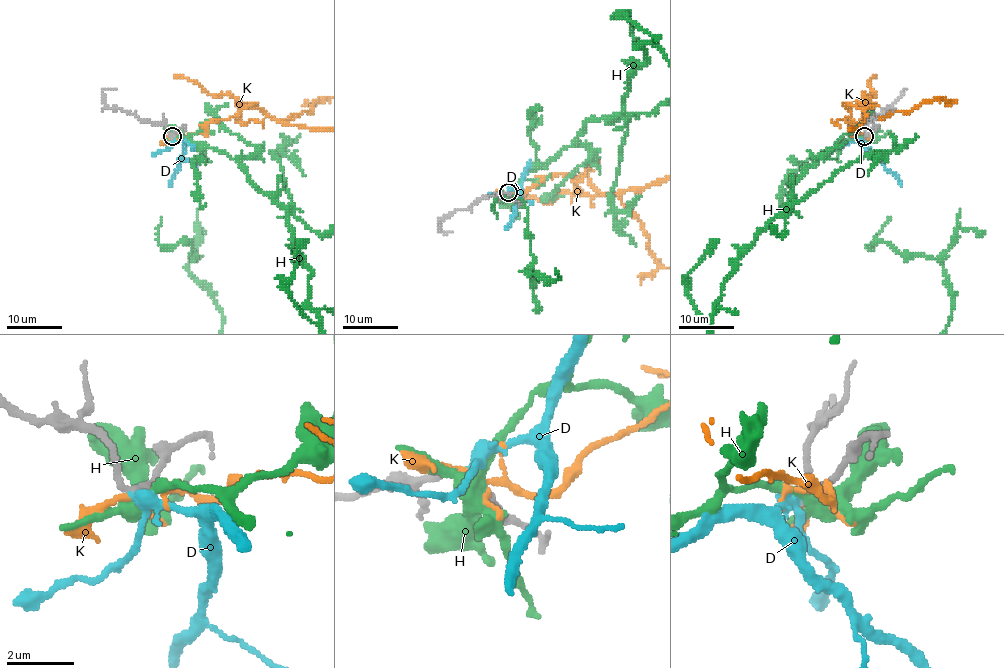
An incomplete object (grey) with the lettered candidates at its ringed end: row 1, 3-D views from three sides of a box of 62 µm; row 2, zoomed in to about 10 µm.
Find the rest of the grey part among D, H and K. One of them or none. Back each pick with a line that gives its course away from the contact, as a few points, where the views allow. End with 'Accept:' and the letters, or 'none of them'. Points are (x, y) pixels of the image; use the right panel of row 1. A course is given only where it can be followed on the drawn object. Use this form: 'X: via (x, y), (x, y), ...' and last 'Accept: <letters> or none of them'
D: via (866, 135), (860, 140), (863, 146), (902, 185)
Accept: D

